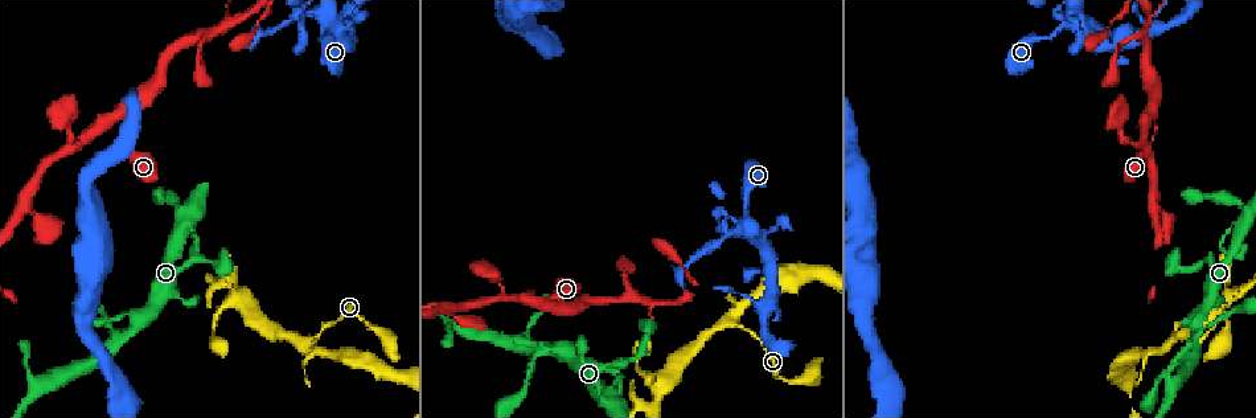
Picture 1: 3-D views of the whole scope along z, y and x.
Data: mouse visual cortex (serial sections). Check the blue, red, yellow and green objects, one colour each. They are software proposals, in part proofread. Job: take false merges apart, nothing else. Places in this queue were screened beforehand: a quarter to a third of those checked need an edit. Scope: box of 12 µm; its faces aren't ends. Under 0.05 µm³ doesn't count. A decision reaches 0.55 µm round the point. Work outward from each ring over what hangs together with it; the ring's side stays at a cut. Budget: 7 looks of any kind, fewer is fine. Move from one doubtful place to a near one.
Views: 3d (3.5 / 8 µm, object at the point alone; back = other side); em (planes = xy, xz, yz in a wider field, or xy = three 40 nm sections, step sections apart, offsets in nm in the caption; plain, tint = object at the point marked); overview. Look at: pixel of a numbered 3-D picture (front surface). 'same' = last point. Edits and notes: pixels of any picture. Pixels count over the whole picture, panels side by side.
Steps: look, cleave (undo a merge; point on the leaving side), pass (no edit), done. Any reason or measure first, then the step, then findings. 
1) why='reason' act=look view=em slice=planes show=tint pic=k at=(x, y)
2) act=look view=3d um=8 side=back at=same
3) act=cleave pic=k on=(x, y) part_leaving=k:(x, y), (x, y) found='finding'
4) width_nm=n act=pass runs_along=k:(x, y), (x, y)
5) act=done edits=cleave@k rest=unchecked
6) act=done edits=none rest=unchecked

why='abrupt turn' act=look view=3d um=8 pic=1 at=(300, 21)

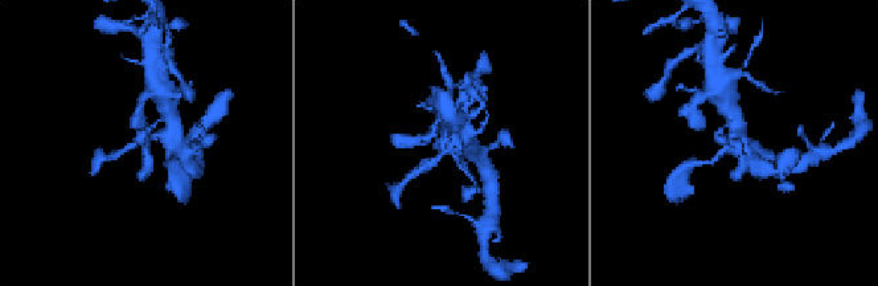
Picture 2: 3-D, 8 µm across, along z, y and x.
act=look view=em slice=xy step=3 show=tint pic=2 at=(741, 147)

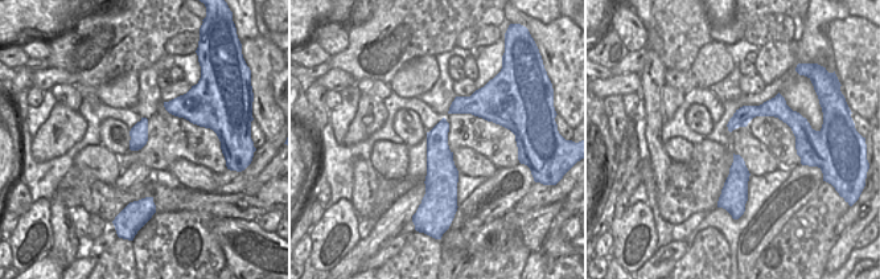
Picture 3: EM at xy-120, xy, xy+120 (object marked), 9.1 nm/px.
act=pass runs_along=3:(782, 117), (749, 111), (731, 126) found='one cell here'

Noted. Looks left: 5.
why='sharp bend' act=look view=3d um=3.5 pic=1 at=(1144, 34)

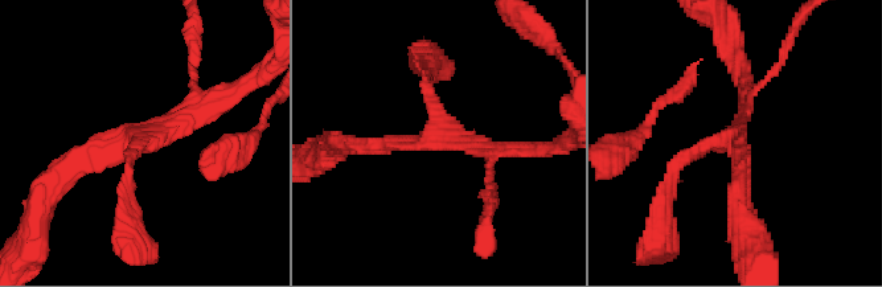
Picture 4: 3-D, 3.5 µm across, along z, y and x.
arms=3 arm_widths_nm=150,200,250 why='now the EM' act=look view=em slice=xy step=2 show=tint pic=4 at=(434, 137)

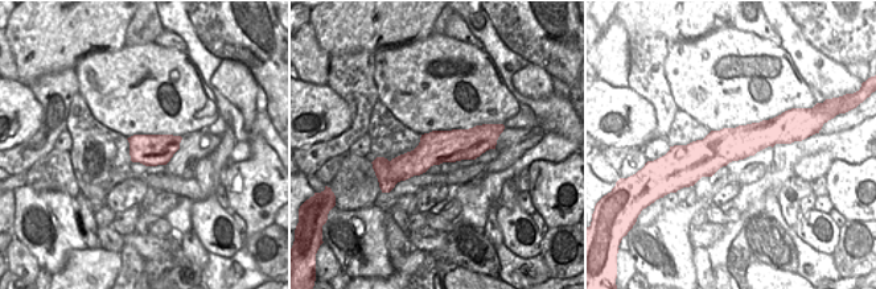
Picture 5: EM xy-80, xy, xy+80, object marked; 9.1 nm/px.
act=pass runs_along=4:(357, 146), (434, 136), (426, 74) found='continuous, no second cell'

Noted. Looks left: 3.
why='abrupt turn' act=look view=3d um=3.5 pic=1 at=(197, 246)

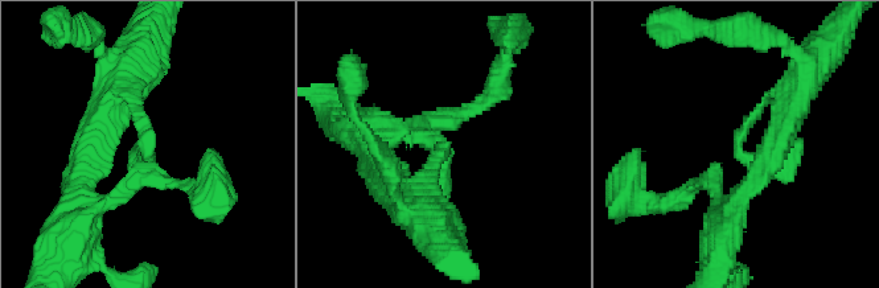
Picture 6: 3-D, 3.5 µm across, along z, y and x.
why='now the EM' act=look view=em slice=xy step=2 show=tint pic=6 at=(739, 144)

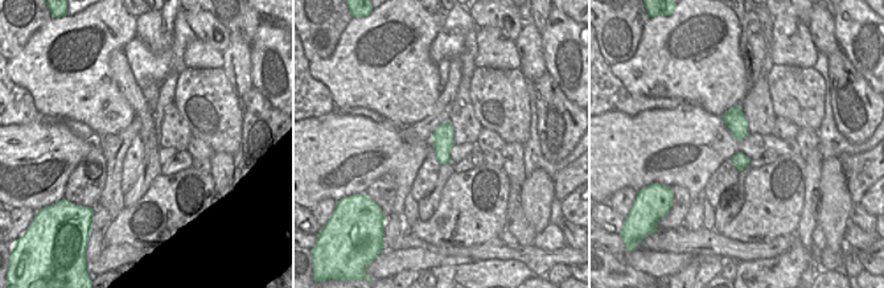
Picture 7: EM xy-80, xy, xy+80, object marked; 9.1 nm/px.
act=pass runs_along=6:(111, 103), (132, 99), (140, 144) found='one cell here'

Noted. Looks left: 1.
act=done edits=none rest=unchecked

